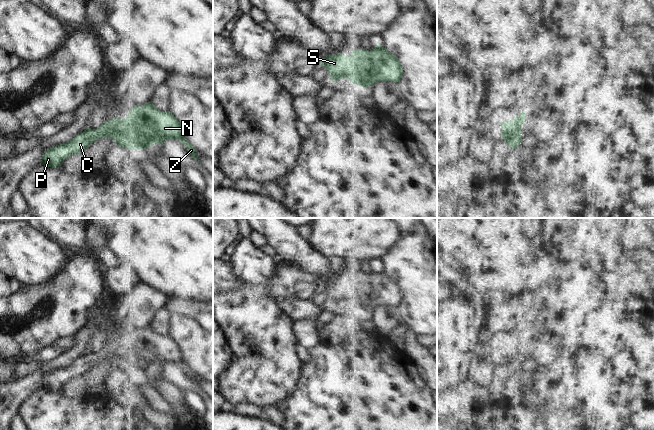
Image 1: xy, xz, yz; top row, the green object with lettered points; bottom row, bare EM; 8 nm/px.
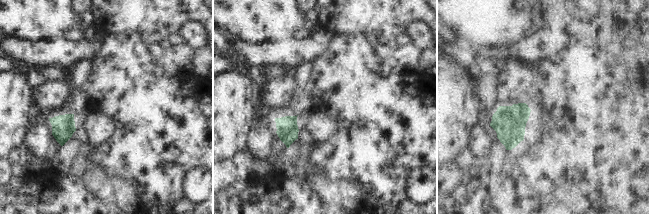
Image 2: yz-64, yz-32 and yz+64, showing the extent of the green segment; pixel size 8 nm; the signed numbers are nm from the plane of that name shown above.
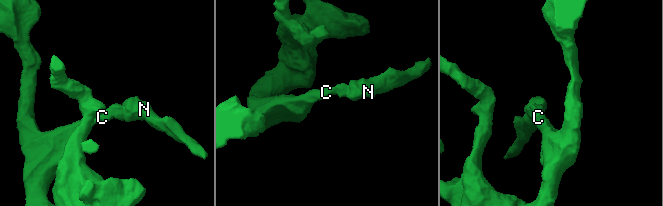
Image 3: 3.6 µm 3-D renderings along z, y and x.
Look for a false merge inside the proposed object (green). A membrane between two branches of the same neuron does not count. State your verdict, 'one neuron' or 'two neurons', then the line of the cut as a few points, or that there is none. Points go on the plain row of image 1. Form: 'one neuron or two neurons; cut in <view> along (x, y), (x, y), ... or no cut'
one neuron; no cut

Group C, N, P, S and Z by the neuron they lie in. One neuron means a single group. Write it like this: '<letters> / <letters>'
C N P S Z

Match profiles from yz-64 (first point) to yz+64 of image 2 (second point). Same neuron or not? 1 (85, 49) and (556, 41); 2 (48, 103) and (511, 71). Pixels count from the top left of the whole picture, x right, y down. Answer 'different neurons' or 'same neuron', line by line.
1: same neuron
2: same neuron

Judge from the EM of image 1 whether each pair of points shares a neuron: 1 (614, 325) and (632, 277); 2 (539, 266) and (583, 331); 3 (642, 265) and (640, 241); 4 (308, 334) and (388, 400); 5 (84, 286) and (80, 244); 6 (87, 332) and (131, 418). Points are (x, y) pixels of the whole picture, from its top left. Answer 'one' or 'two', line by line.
1: two
2: two
3: two
4: two
5: two
6: two

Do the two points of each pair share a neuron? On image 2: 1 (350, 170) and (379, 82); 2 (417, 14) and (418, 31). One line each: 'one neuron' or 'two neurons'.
1: one neuron
2: two neurons

